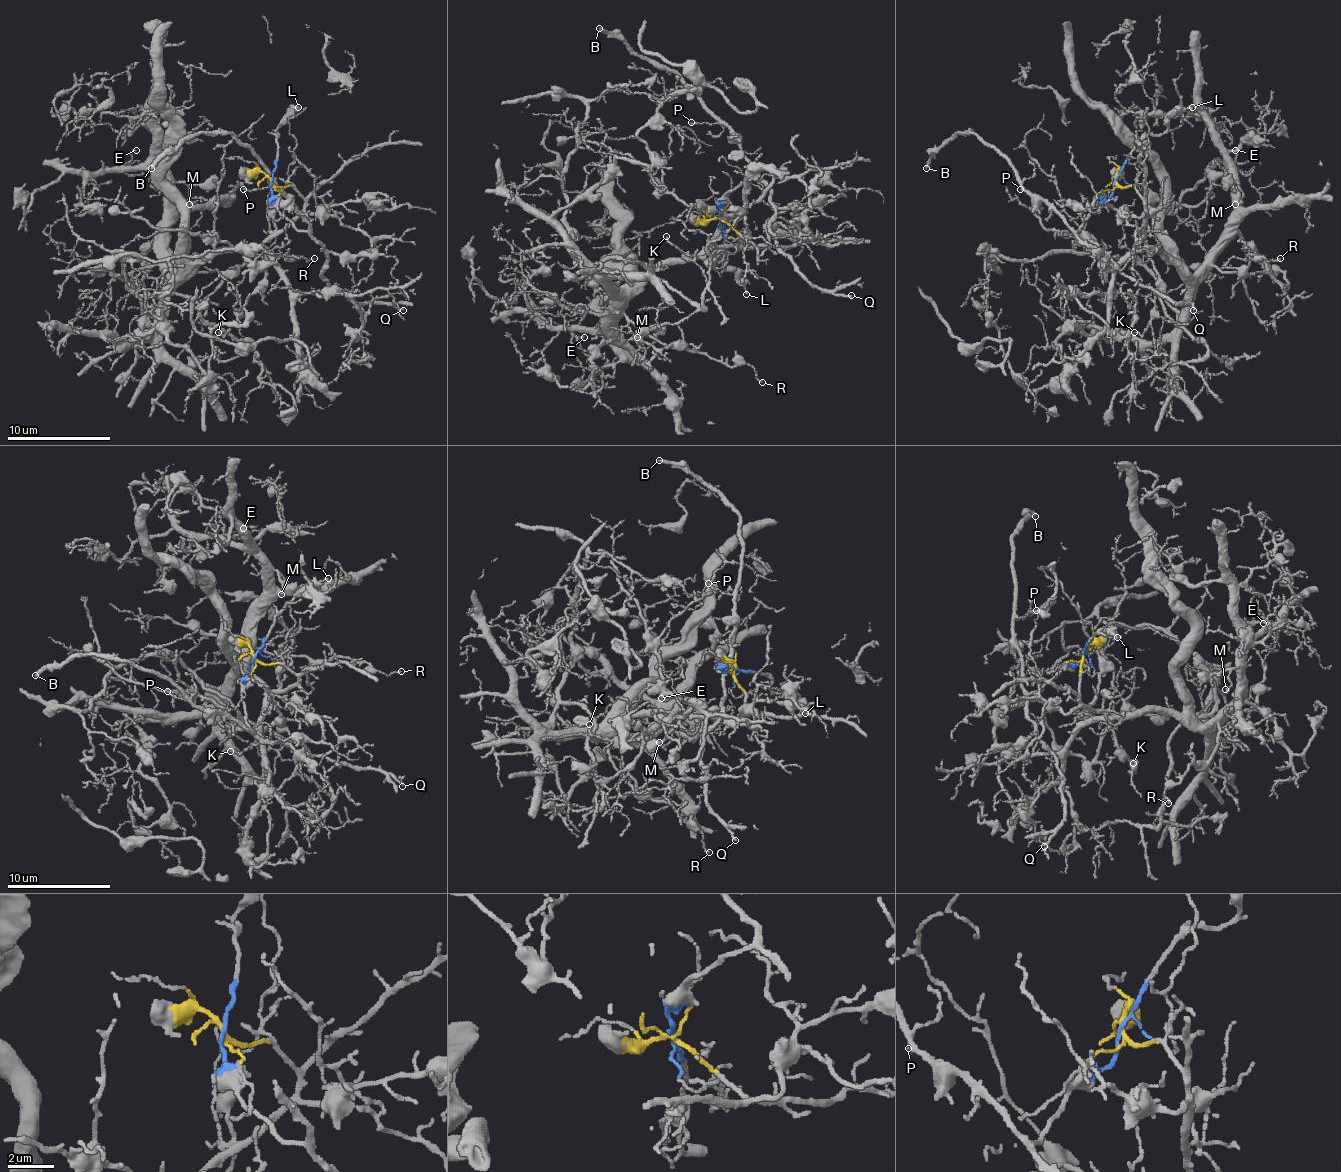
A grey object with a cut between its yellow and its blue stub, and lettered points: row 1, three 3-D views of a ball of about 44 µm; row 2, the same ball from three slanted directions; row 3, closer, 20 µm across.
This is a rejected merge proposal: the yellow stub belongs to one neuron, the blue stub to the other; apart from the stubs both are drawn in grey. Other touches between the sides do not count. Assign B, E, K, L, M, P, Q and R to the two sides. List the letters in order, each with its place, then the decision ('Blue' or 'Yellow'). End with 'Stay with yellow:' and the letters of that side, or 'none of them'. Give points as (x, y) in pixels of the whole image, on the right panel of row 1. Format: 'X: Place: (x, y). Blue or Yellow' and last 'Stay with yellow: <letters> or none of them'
B: Place: (926, 168). Blue
E: Place: (1235, 150). Yellow
K: Place: (1134, 332). Yellow
L: Place: (1192, 107). Blue
M: Place: (1235, 204). Yellow
P: Place: (1020, 189). Blue
Q: Place: (1193, 310). Blue
R: Place: (1280, 258). Yellow
Stay with yellow: E, K, M, R

